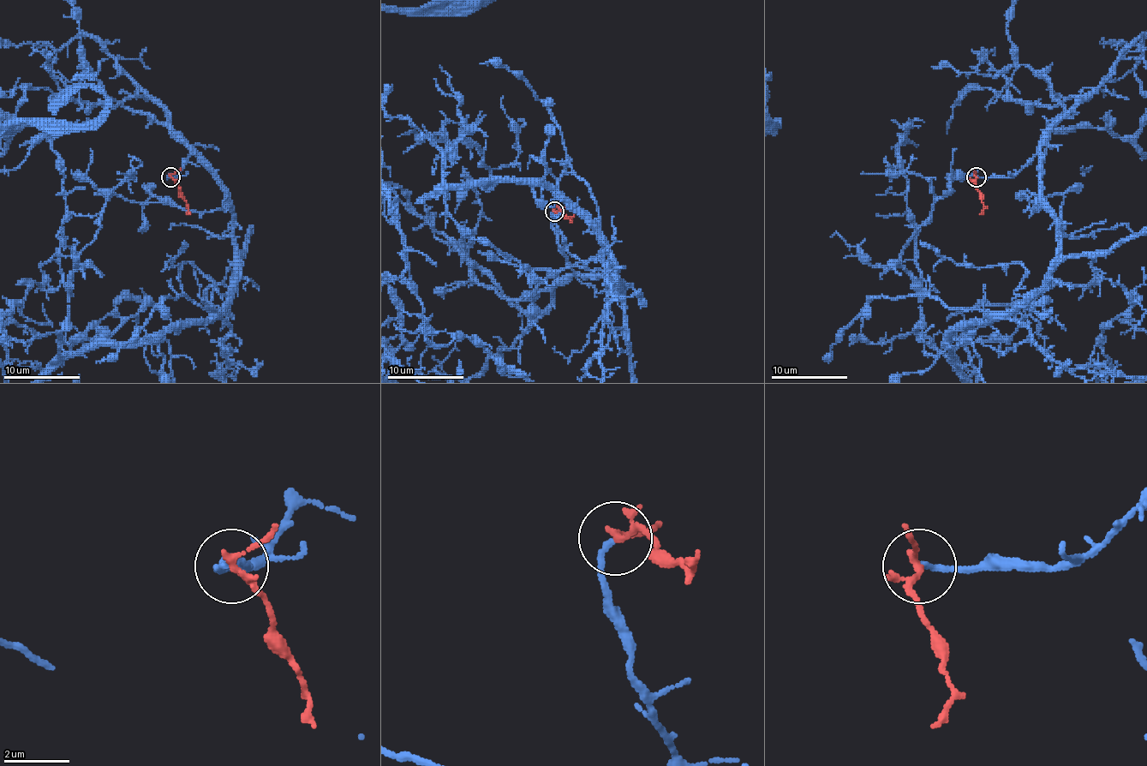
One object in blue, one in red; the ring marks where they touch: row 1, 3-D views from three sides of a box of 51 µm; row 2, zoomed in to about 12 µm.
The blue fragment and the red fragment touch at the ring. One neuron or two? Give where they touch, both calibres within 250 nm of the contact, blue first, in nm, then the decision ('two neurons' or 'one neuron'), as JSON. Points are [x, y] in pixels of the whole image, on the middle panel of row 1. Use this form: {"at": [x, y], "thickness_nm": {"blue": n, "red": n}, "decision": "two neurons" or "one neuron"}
{"at": [554, 211], "thickness_nm": {"blue": 190, "red": 160}, "decision": "one neuron"}

